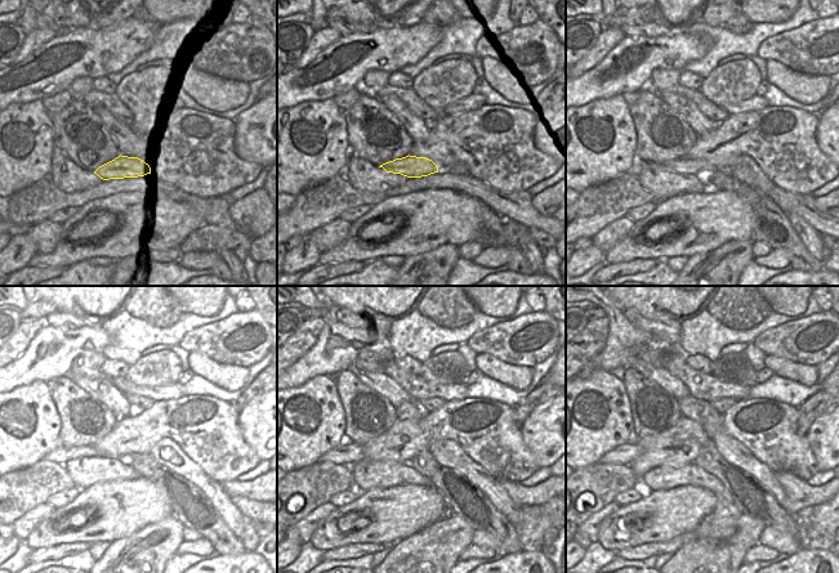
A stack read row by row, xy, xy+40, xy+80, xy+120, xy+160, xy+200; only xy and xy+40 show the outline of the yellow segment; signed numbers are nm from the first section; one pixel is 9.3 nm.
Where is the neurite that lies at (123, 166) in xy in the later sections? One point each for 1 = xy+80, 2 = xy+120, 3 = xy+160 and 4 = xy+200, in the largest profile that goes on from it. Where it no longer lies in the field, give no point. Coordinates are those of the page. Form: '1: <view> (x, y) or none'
1: xy+80 (696, 166)
2: xy+120 (61, 455)
3: xy+160 (347, 453)
4: xy+200 (623, 455)

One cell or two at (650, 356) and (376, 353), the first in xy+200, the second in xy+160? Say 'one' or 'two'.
one

